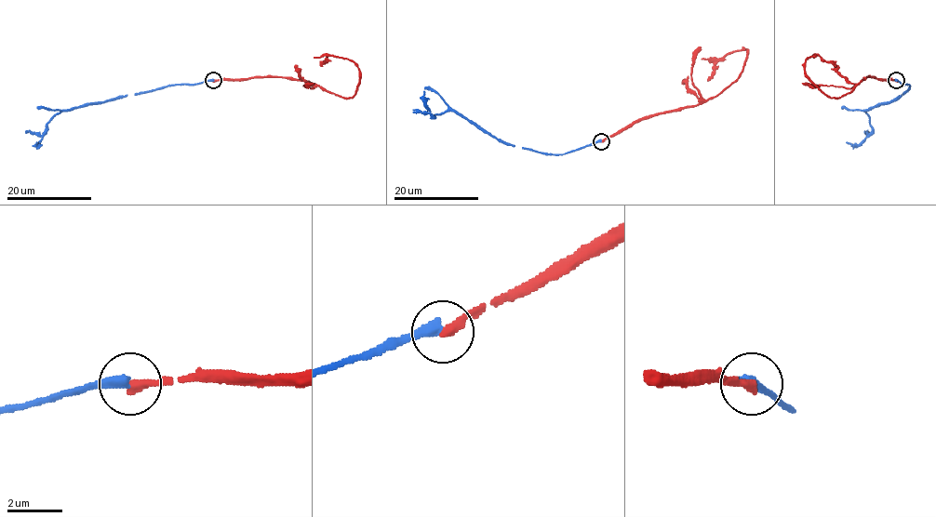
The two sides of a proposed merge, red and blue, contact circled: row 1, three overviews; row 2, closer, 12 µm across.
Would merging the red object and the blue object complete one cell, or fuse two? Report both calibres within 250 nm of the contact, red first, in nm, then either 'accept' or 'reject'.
calibres 360 and 400 nm; reject

